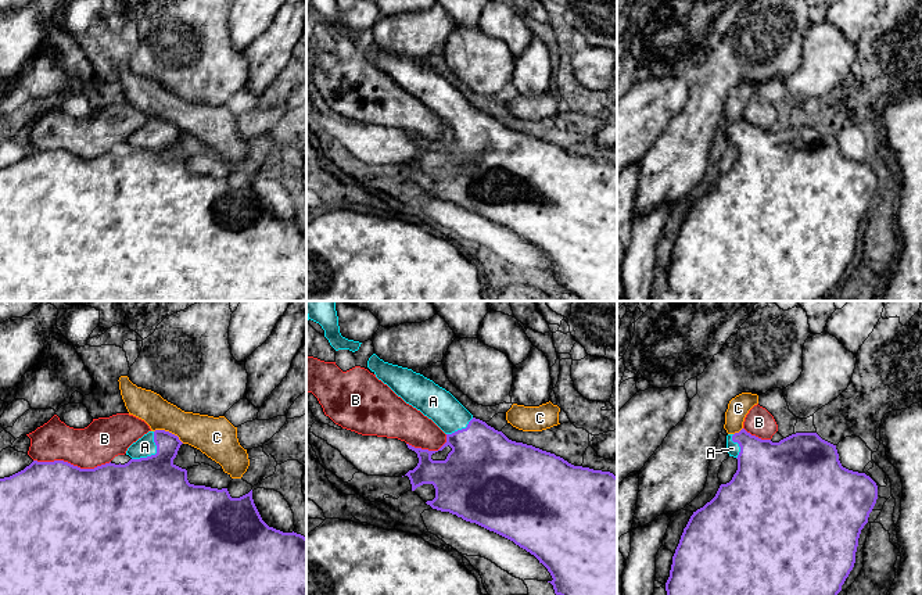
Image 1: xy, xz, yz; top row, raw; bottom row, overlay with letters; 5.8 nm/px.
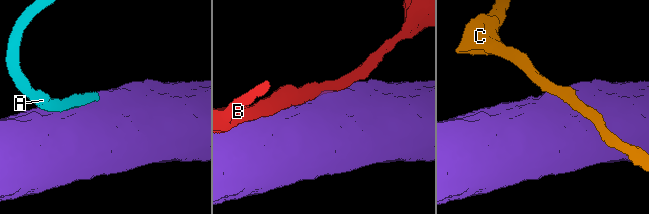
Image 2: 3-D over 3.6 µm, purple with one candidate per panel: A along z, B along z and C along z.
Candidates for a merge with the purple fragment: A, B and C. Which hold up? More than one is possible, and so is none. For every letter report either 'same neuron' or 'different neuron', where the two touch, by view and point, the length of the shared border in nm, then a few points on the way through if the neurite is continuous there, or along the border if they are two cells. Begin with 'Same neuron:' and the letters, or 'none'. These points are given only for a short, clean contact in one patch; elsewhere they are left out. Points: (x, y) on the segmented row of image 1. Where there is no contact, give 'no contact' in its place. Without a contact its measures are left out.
Same neuron: A
A: same neuron; meets purple in xy at (155, 454); contact 220 nm long
B: different neuron; meets purple in xy at (72, 465); contact 440 nm long
C: different neuron; meets purple in xy at (168, 432); contact 190 nm long; border along xy (154, 430), (168, 430), (183, 443)

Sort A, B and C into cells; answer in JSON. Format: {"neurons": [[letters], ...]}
{"neurons": [["A"], ["B"], ["C"]]}

